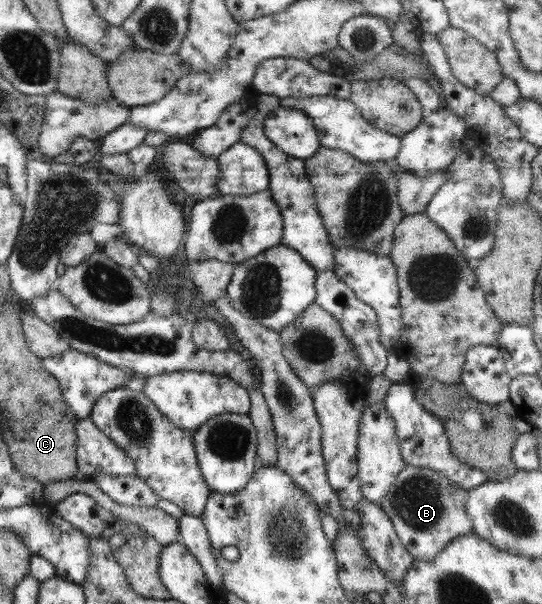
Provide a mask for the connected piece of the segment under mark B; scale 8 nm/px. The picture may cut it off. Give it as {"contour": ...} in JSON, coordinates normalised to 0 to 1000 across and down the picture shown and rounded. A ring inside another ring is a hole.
{"contour":[[[749,772],[699,838],[718,854],[747,911],[769,927],[799,927],[836,892],[873,881],[858,829],[863,813],[793,775]]]}

